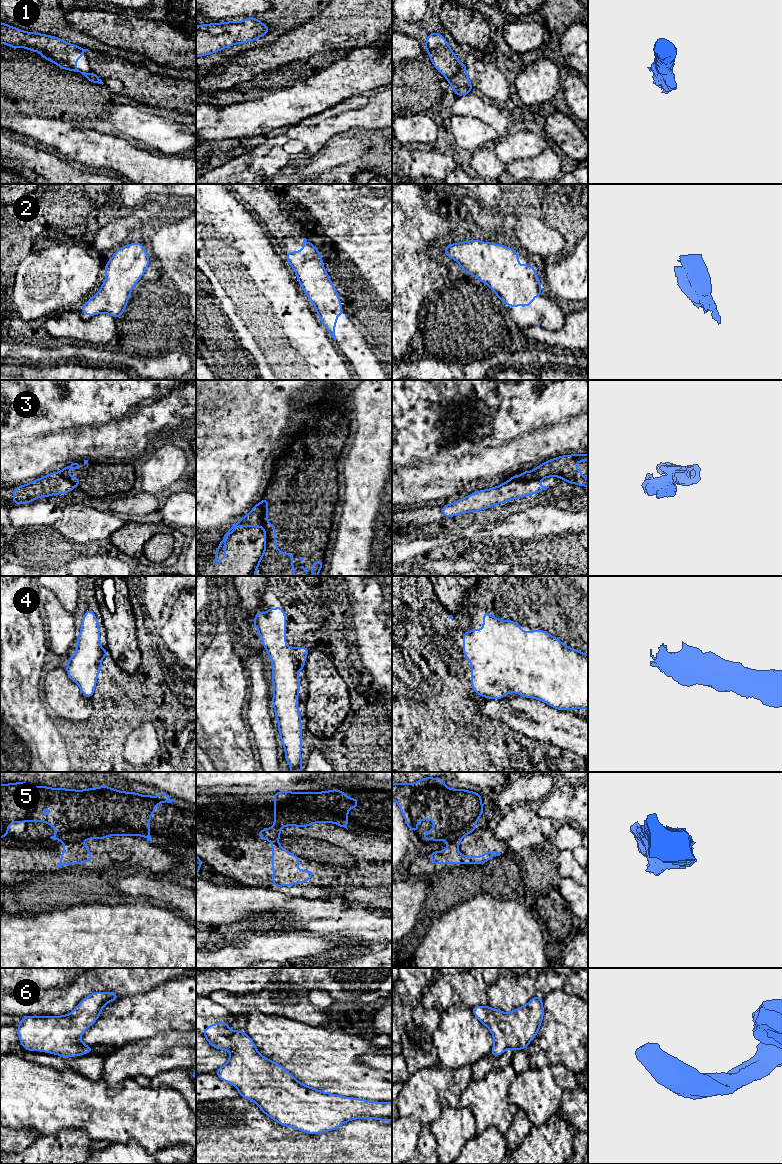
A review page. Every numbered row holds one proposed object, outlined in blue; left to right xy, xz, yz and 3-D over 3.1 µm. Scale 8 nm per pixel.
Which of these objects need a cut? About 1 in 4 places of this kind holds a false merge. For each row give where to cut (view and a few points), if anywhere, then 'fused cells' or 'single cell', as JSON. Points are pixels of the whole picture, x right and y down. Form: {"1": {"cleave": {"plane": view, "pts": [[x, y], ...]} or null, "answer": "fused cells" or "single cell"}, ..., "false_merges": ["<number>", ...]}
{"1": {"cleave": null, "answer": "single cell"}, "2": {"cleave": null, "answer": "single cell"}, "3": {"cleave": {"plane": "yz", "pts": [[538, 479], [516, 479], [509, 481]]}, "answer": "fused cells"}, "4": {"cleave": null, "answer": "single cell"}, "5": {"cleave": {"plane": "xy", "pts": [[78, 842], [63, 844]]}, "answer": "fused cells"}, "6": {"cleave": null, "answer": "single cell"}, "false_merges": ["3", "5"]}

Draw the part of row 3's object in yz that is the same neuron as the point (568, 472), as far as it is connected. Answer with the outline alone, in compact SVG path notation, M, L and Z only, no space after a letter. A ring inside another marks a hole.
M588 454L557 456L538 465L531 472L522 472L520 477L517 474L513 475L509 481L540 480L546 477L560 477L565 482L588 487L588 479L584 479L583 472L575 468L577 463L581 461L588 461Z

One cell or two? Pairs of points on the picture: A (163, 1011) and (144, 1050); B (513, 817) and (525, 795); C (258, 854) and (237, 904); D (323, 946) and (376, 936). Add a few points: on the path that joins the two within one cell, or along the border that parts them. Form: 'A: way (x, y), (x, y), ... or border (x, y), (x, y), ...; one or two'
A: border (172, 1029), (156, 1032), (152, 1036), (127, 1042); two
B: border (524, 803), (519, 803), (509, 809); two
C: border (242, 884), (247, 885); two
D: border (317, 934), (340, 940); two

